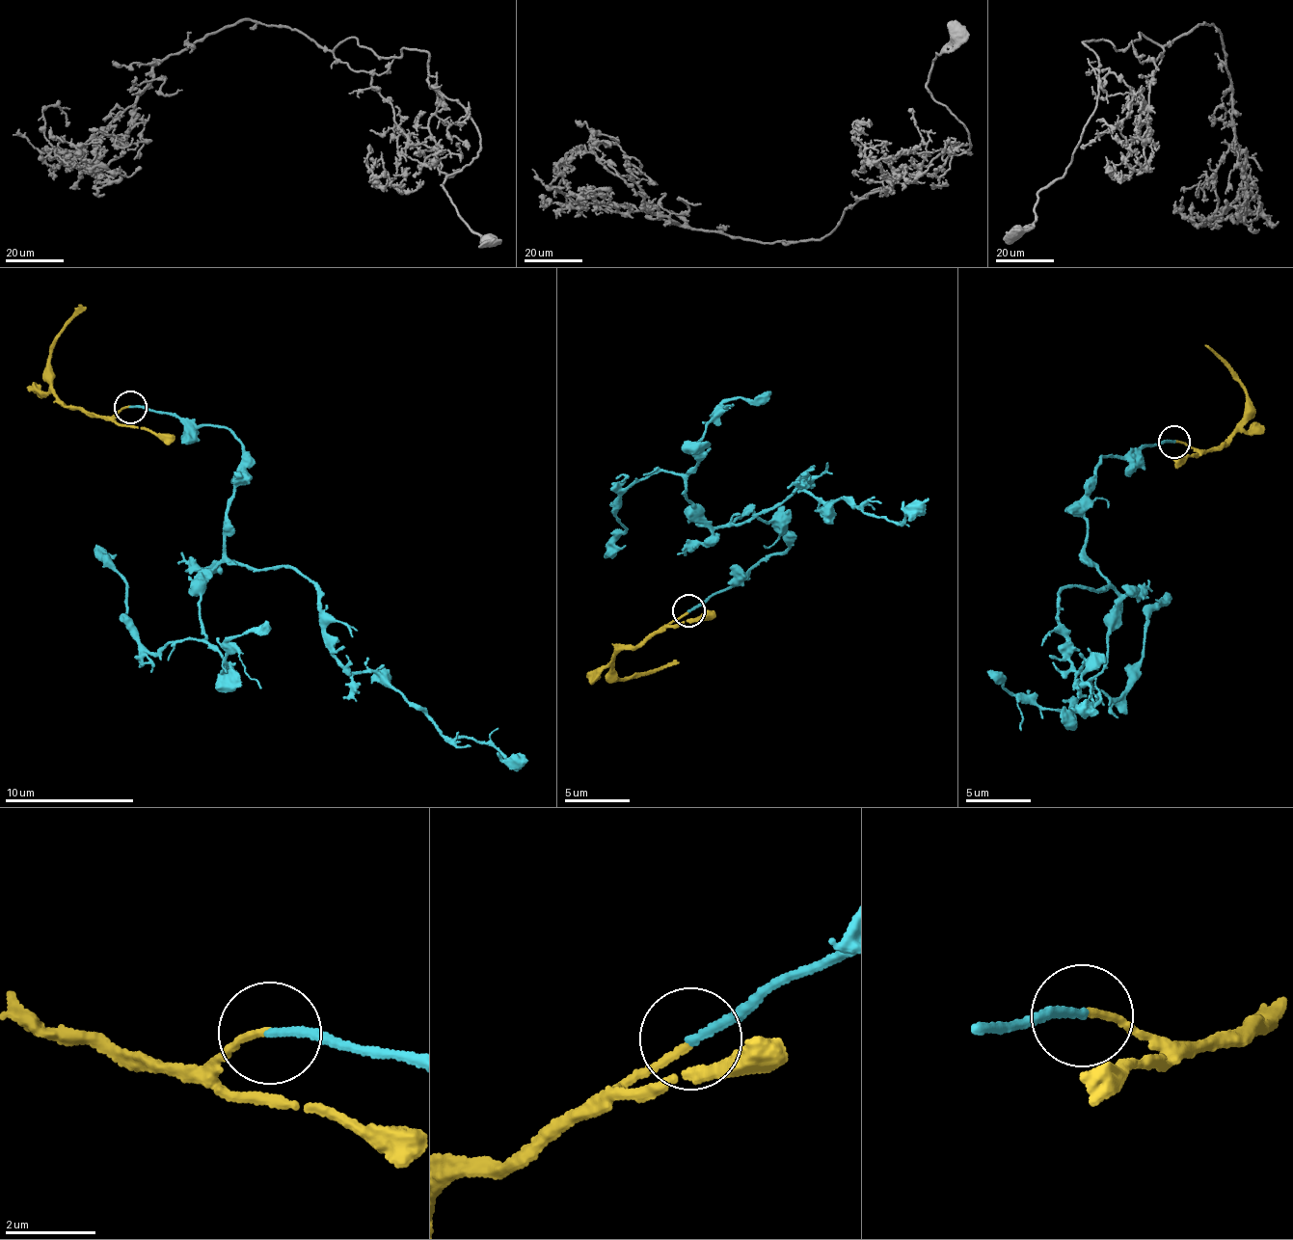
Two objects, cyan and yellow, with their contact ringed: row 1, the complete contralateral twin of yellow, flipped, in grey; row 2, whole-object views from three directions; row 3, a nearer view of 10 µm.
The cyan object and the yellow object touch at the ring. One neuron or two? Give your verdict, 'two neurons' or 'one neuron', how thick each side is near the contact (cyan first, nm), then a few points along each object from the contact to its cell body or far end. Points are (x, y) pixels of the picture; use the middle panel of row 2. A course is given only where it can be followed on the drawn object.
one neuron; calibres 170 and 140 nm; course cyan (688, 610), (784, 551), (751, 507), (733, 523), (809, 485), (795, 479), (902, 525), (929, 498); course yellow (689, 611), (624, 647), (617, 653), (612, 666), (623, 681), (678, 661)

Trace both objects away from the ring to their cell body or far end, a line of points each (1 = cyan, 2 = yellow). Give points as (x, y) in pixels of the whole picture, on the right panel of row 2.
1: (1174, 443), (1098, 459), (1082, 556), (1107, 581), (1057, 595), (1068, 662), (1085, 660), (1100, 698), (1069, 709)
2: (1174, 440), (1199, 448), (1225, 447), (1229, 436), (1242, 425), (1246, 389), (1206, 344)

